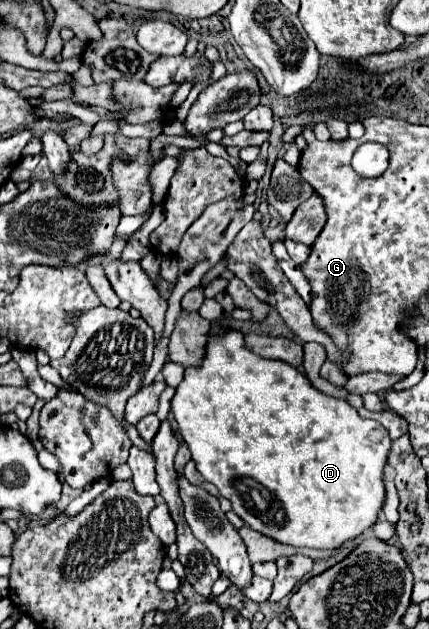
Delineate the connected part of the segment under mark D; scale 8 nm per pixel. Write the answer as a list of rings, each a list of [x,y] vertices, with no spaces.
[[[225,329],[221,335],[209,335],[207,337],[207,357],[203,357],[199,369],[185,369],[183,381],[177,385],[175,395],[171,399],[171,411],[175,415],[175,421],[179,425],[179,435],[187,443],[191,457],[197,465],[197,471],[213,483],[223,497],[227,497],[233,505],[233,511],[255,531],[287,545],[297,545],[297,547],[313,547],[313,549],[337,549],[345,541],[355,539],[361,535],[369,525],[377,521],[377,513],[383,505],[385,499],[385,487],[383,487],[383,467],[387,463],[387,455],[391,449],[391,439],[387,429],[373,421],[373,419],[363,419],[359,413],[343,399],[329,397],[315,389],[311,381],[299,373],[295,367],[287,365],[285,361],[271,361],[265,357],[255,357],[243,345],[245,333],[241,329]]]

